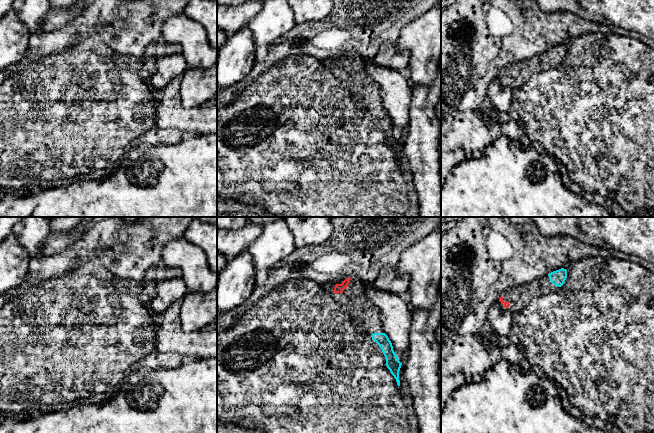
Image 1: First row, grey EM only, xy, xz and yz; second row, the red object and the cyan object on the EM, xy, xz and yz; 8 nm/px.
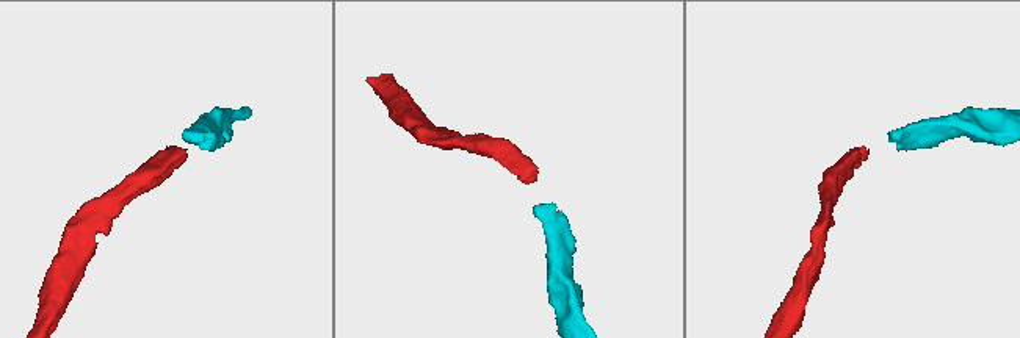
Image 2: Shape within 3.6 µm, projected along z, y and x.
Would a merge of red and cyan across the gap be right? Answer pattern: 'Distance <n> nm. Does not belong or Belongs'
Distance 380 nm. Belongs

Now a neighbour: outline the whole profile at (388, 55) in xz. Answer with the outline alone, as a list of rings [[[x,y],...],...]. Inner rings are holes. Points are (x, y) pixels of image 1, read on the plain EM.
[[[384,42],[374,56],[373,62],[376,66],[406,74],[409,68],[409,52],[400,50],[397,43]]]

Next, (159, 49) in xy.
[[[161,40],[148,45],[143,56],[157,59],[163,56],[180,55],[182,52],[182,47],[179,44],[171,44]]]

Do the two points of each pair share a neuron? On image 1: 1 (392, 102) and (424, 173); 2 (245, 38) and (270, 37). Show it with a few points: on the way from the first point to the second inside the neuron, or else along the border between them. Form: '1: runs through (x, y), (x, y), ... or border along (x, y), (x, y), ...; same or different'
1: border along (410, 107), (407, 131); different
2: border along (246, 26), (250, 30), (256, 46); different

